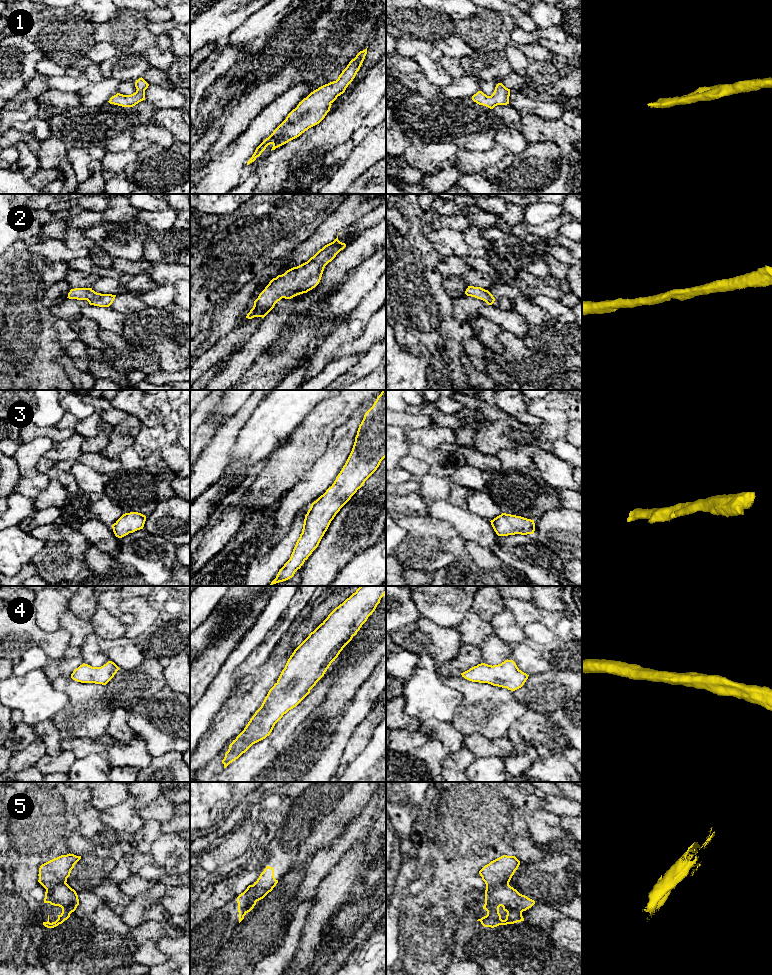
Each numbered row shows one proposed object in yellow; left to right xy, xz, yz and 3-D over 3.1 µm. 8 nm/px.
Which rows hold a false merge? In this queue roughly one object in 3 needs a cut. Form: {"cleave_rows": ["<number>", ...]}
{"cleave_rows": ["5"]}

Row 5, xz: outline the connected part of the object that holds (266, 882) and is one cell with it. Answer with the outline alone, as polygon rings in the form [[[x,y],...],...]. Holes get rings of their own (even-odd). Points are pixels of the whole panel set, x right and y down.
[[[266,866],[264,871],[260,874],[259,878],[255,882],[255,895],[247,908],[247,913],[250,912],[256,902],[263,899],[278,883],[278,880],[274,877],[273,867]]]

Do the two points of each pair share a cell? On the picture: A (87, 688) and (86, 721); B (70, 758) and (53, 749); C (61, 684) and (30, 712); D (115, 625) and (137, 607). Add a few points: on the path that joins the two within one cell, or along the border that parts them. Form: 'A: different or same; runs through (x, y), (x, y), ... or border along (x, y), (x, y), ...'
A: same; runs through (87, 696), (87, 713)
B: different; border along (63, 751), (55, 756), (46, 755)
C: different; border along (52, 684), (66, 694)
D: different; border along (128, 626), (123, 635)

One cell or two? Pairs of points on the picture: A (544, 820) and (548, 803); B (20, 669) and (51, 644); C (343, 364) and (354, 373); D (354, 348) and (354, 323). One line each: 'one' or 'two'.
A: two
B: two
C: two
D: two

